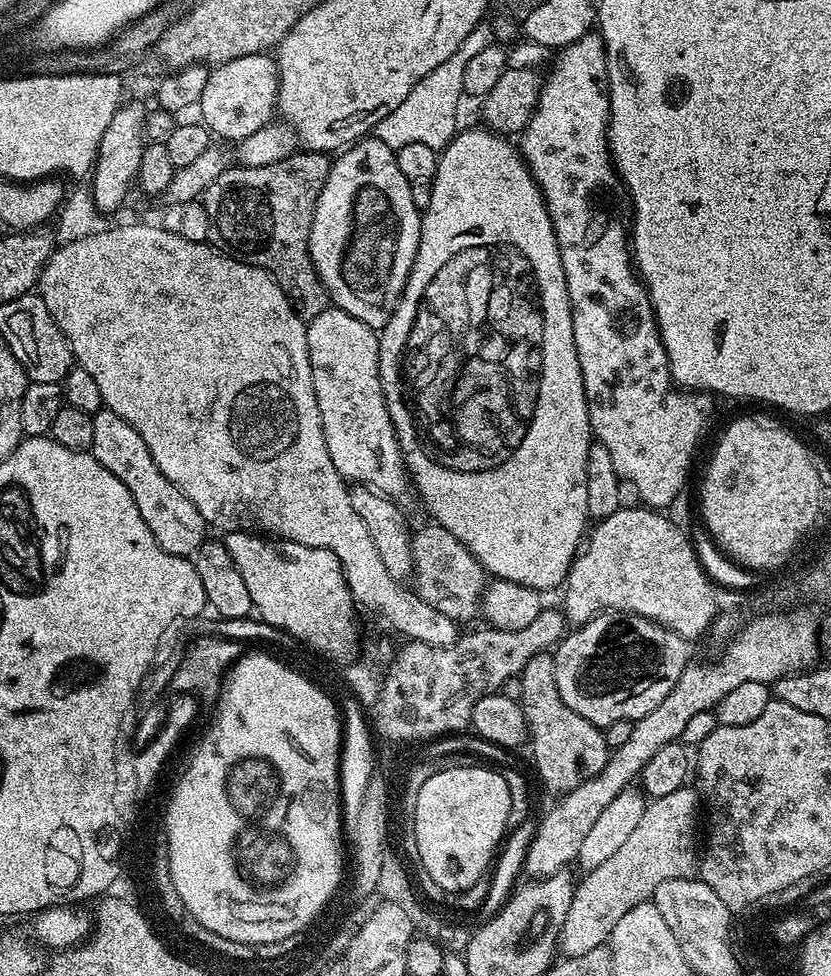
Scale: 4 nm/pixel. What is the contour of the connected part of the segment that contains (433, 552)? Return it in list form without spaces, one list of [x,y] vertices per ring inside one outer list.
[[[429,523],[429,528],[418,531],[412,538],[412,563],[414,565],[414,591],[420,595],[422,602],[434,606],[446,618],[463,622],[472,620],[482,608],[484,589],[486,587],[486,573],[484,567],[450,534],[450,530],[441,524]]]

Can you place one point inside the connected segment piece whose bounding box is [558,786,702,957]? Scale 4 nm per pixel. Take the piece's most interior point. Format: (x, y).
(663, 846)

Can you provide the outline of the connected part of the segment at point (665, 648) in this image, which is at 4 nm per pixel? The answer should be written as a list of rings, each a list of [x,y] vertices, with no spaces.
[[[601,612],[590,622],[569,631],[556,644],[554,659],[558,694],[562,694],[562,702],[566,702],[574,714],[586,718],[601,730],[619,720],[638,721],[650,714],[670,690],[674,690],[678,678],[682,678],[682,670],[686,670],[690,663],[688,648],[689,641],[650,618],[635,616],[632,612]]]

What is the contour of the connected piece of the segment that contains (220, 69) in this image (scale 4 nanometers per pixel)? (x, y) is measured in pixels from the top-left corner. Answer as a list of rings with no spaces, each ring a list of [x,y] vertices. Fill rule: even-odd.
[[[259,52],[215,65],[209,71],[206,90],[198,105],[199,119],[213,137],[231,142],[244,140],[254,130],[262,130],[277,111],[276,99],[280,93],[280,72],[271,55]],[[273,112],[273,116],[272,116]]]

